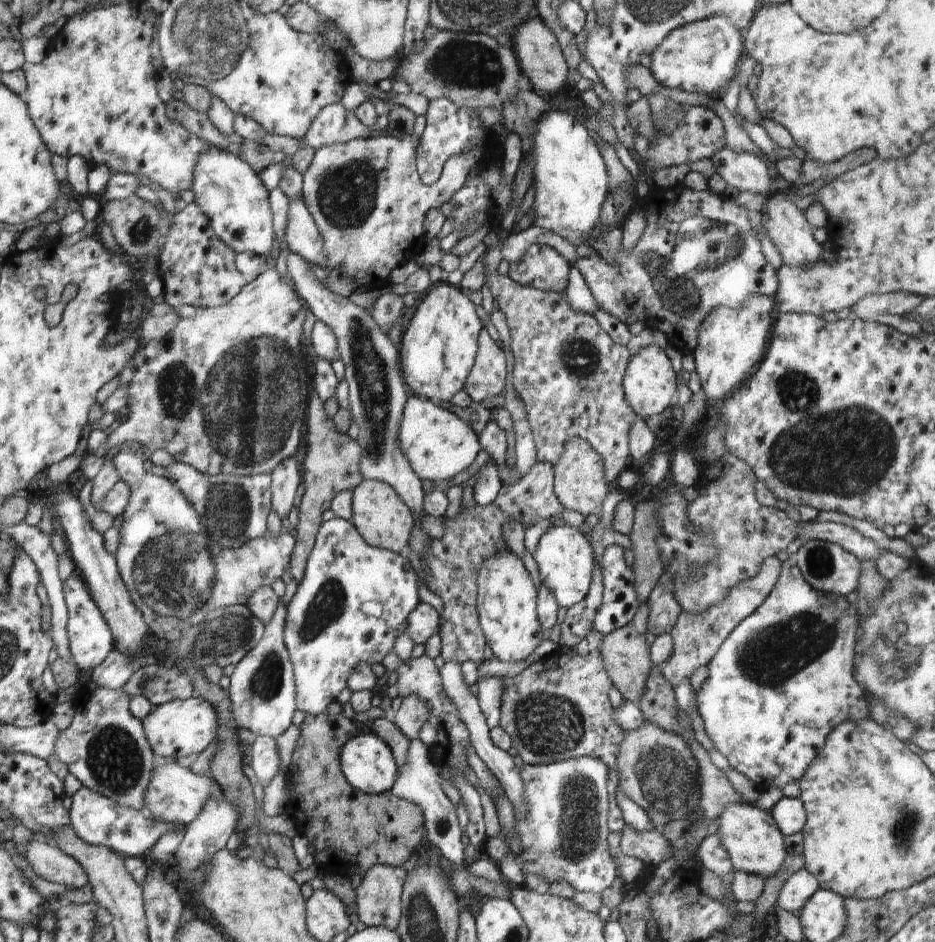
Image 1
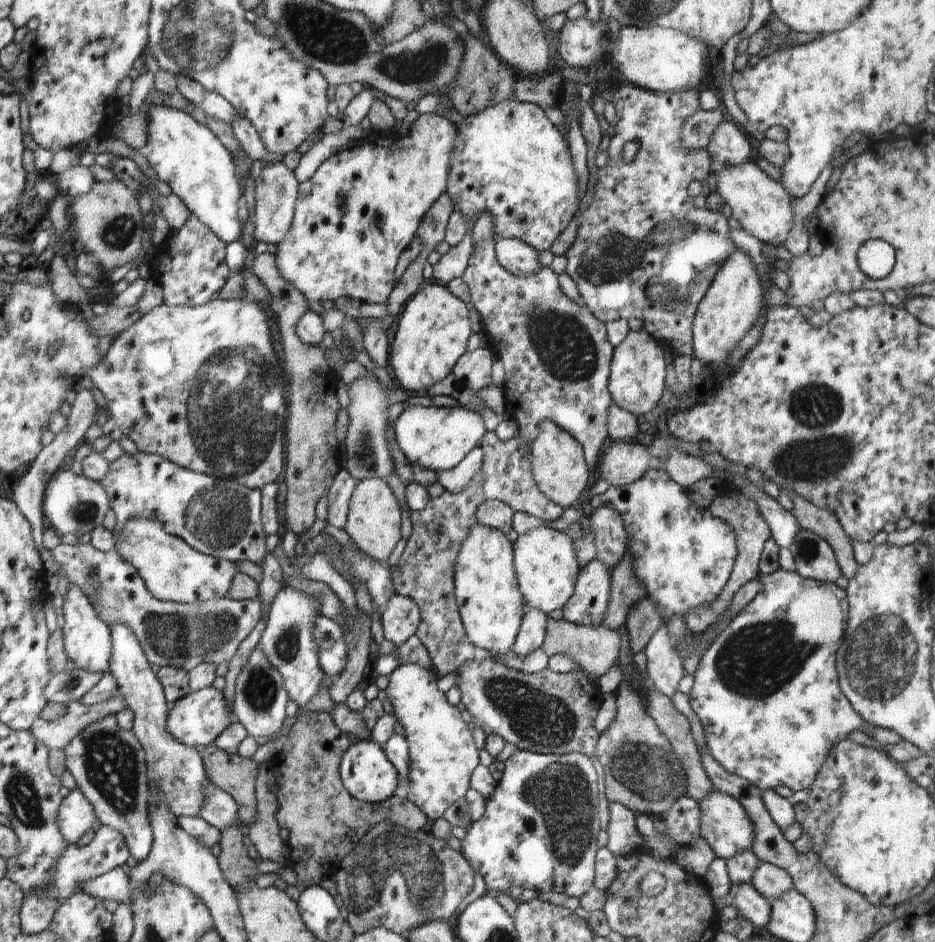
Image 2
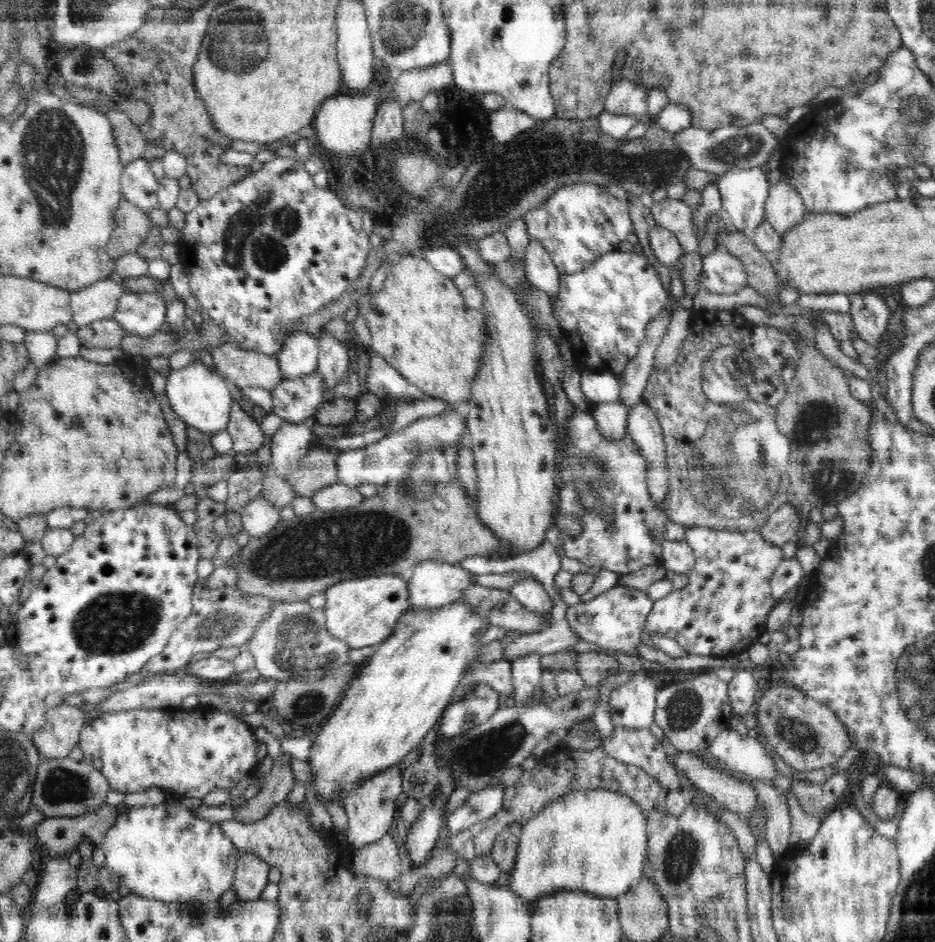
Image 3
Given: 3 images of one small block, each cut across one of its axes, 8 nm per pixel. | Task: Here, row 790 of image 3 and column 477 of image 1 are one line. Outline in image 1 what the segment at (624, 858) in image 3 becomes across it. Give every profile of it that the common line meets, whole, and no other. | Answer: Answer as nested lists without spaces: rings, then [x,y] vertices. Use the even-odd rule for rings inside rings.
[[[512,551],[488,555],[477,578],[477,613],[485,641],[495,657],[504,662],[525,658],[544,639],[538,620],[537,591],[523,560]]]

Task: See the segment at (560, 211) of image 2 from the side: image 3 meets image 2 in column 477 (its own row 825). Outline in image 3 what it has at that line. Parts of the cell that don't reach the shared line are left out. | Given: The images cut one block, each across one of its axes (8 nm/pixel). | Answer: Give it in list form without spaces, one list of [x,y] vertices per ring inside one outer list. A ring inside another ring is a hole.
[[[167,802],[164,806],[159,805],[157,808],[128,808],[128,810],[118,815],[116,822],[114,822],[114,826],[104,834],[101,847],[105,851],[106,860],[104,865],[108,867],[112,874],[117,874],[121,879],[121,882],[128,886],[130,892],[135,895],[143,896],[150,900],[180,902],[181,904],[190,904],[192,901],[202,901],[209,907],[215,906],[224,892],[230,890],[232,883],[234,882],[236,864],[240,854],[235,848],[234,843],[228,838],[228,836],[226,836],[226,833],[222,831],[222,827],[220,827],[218,823],[212,823],[208,820],[194,816],[193,809],[186,808],[178,802]]]

